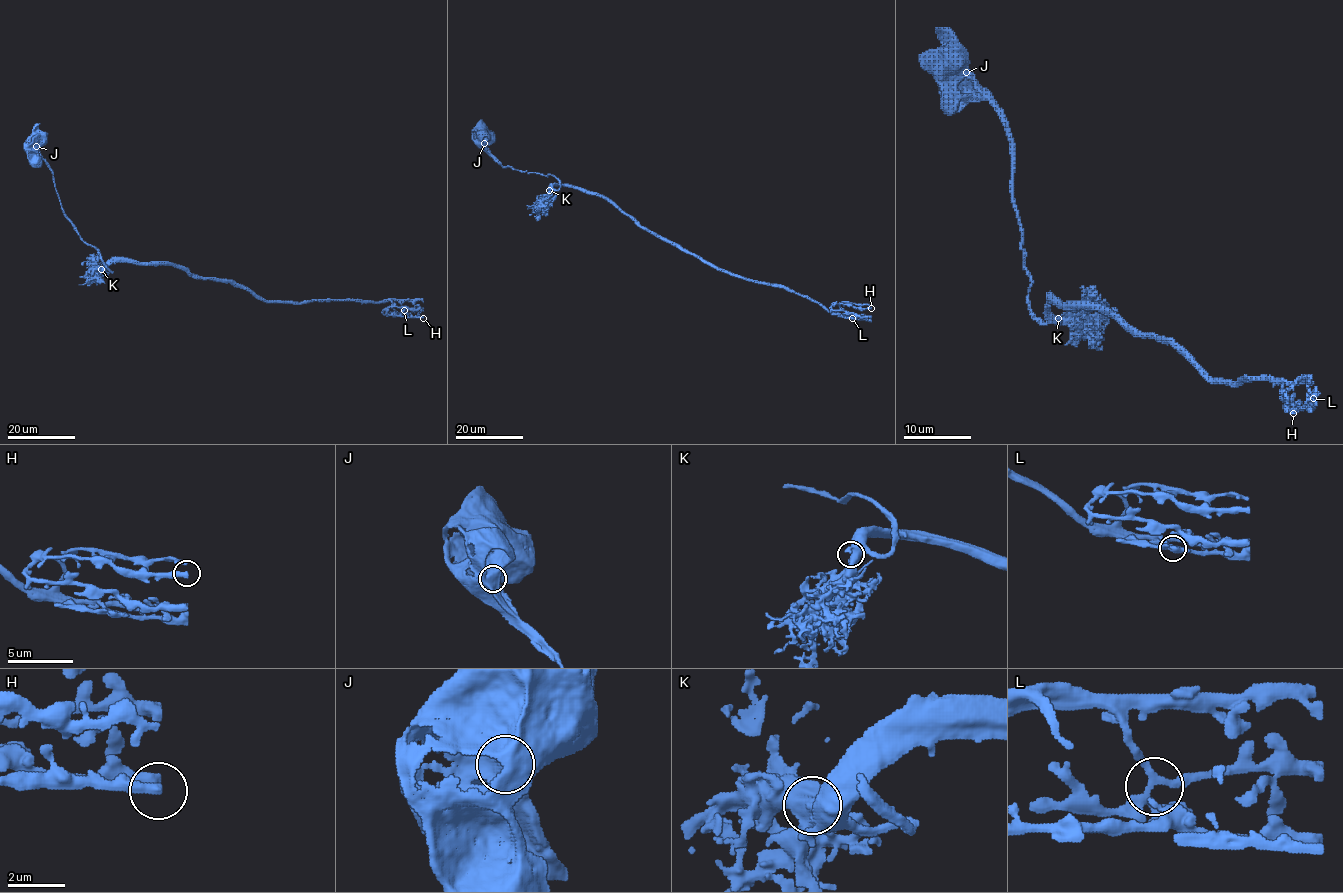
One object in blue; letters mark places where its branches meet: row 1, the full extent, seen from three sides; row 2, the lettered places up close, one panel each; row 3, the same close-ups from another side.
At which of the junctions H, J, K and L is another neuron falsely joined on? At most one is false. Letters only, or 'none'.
none

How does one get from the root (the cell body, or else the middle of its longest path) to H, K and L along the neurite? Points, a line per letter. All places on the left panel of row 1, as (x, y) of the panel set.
H: (38, 139), (64, 216), (106, 272), (113, 262), (172, 263), (267, 301), (389, 300), (388, 313), (423, 318)
K: (38, 139), (36, 149), (52, 173), (64, 216), (79, 237), (97, 251), (103, 264), (112, 272), (101, 269)
L: (38, 139), (64, 216), (106, 272), (113, 262), (172, 263), (267, 301), (398, 301), (404, 310)

